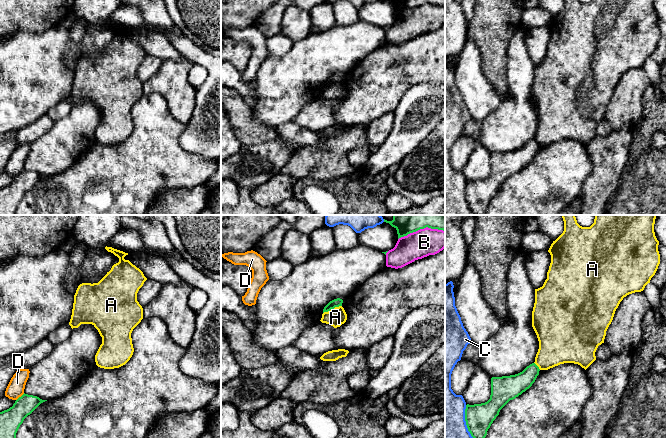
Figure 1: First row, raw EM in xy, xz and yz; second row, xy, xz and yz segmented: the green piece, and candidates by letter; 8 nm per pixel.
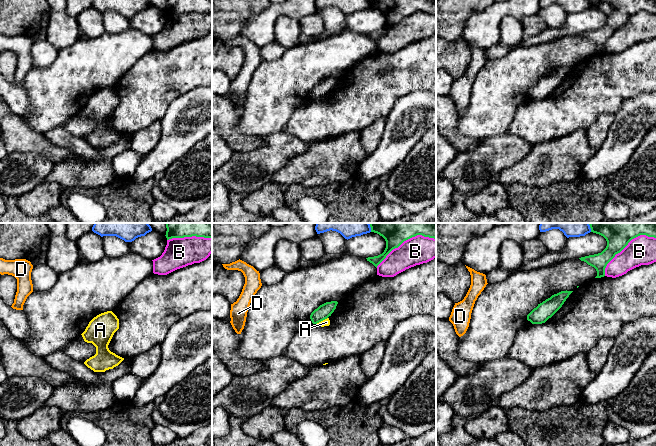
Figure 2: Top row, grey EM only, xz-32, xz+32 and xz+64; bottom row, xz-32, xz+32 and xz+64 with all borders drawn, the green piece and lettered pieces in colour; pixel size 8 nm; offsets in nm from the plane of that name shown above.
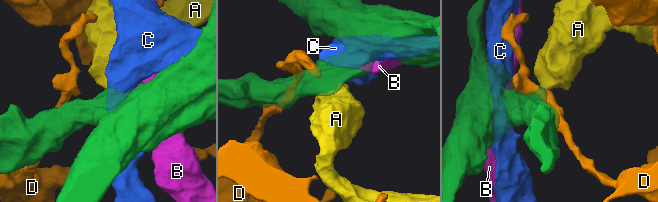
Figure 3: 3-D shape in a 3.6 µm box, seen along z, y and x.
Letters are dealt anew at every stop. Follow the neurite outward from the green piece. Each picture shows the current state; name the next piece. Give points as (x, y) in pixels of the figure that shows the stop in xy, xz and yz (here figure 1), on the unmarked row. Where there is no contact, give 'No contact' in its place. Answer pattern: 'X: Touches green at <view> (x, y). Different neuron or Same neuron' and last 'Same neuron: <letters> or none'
A: Touches green at xz (332, 84). Different neuron
B: Touches green at xz (421, 4). Different neuron
C: Touches green at yz (466, 198). Different neuron
D: Touches green at xy (21, 172). Different neuron
Same neuron: none

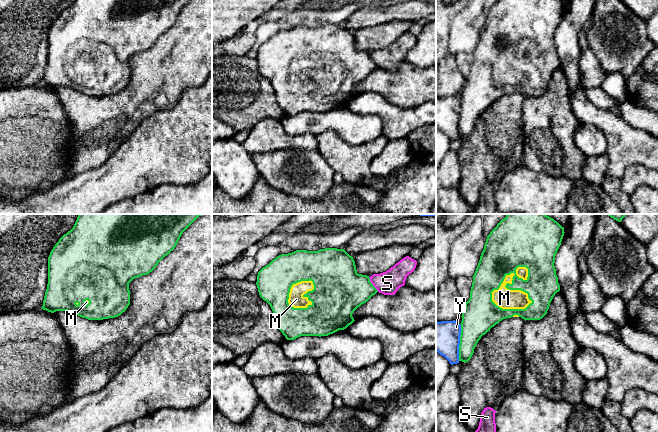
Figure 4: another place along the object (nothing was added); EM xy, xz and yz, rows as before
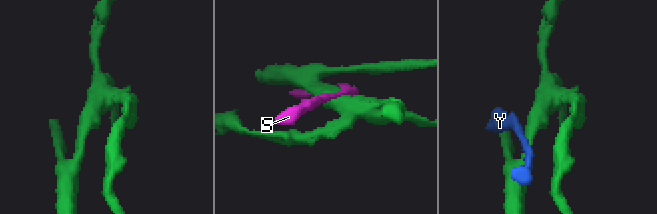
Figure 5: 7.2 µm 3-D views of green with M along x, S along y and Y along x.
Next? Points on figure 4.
M: Touches green at yz (502, 58). Same neuron
S: Touches green at xz (372, 60). Different neuron
Y: Touches green at yz (460, 118). Different neuron
Same neuron: M

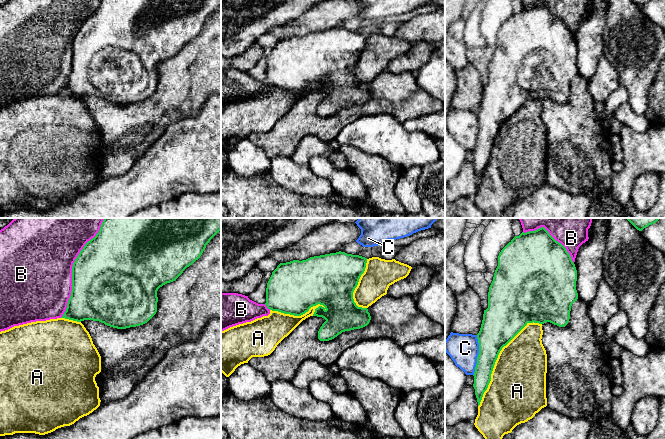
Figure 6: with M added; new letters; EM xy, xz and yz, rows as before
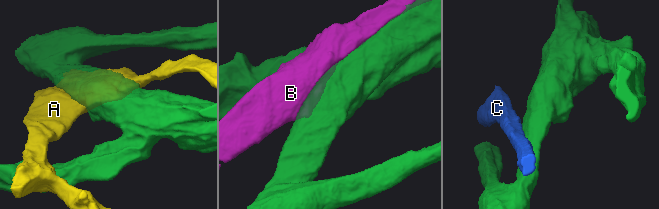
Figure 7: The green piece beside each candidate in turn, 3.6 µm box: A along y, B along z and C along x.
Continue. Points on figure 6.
A: Touches green at yz (497, 133). Different neuron
B: Touches green at xy (72, 46). Different neuron
C: Touches green at yz (478, 131). Different neuron
Same neuron: none

